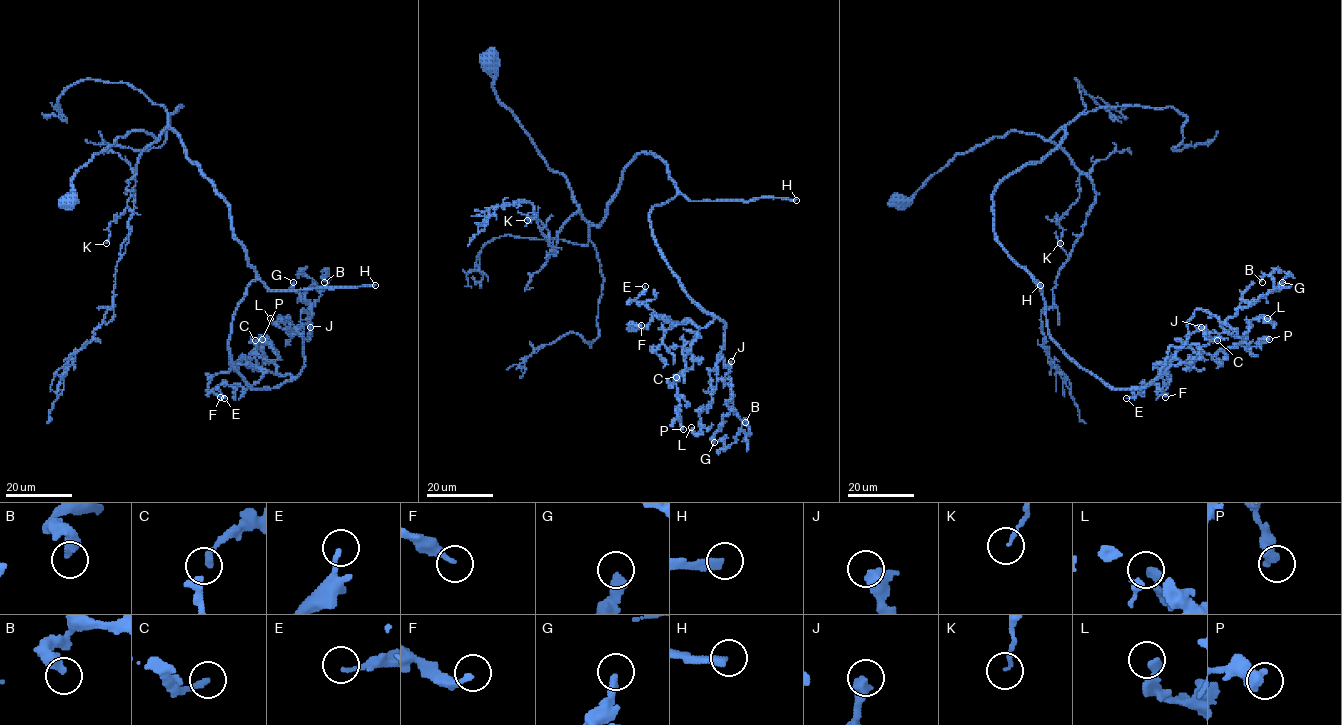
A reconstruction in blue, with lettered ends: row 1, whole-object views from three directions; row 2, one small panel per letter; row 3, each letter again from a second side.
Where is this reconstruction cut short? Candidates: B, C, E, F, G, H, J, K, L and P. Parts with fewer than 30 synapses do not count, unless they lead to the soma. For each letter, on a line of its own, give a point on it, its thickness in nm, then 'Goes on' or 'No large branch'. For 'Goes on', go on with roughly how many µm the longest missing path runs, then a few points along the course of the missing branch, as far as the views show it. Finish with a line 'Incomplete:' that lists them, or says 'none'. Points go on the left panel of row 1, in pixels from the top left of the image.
B: Place: (324, 282). Thickness 420 nm. No large branch
C: Place: (255, 340). Thickness 240 nm. No large branch
E: Place: (224, 398). Thickness 160 nm. No large branch
F: Place: (220, 397). Thickness 200 nm. No large branch
G: Place: (293, 282). Thickness 360 nm. No large branch
H: Place: (375, 285). Thickness 340 nm. Goes on. Missing length about 150 µm
J: Place: (310, 327). Thickness 360 nm. No large branch
K: Place: (106, 243). Thickness 140 nm. No large branch
L: Place: (270, 318). Thickness 360 nm. No large branch
P: Place: (262, 339). Thickness 550 nm. No large branch
Incomplete: H

